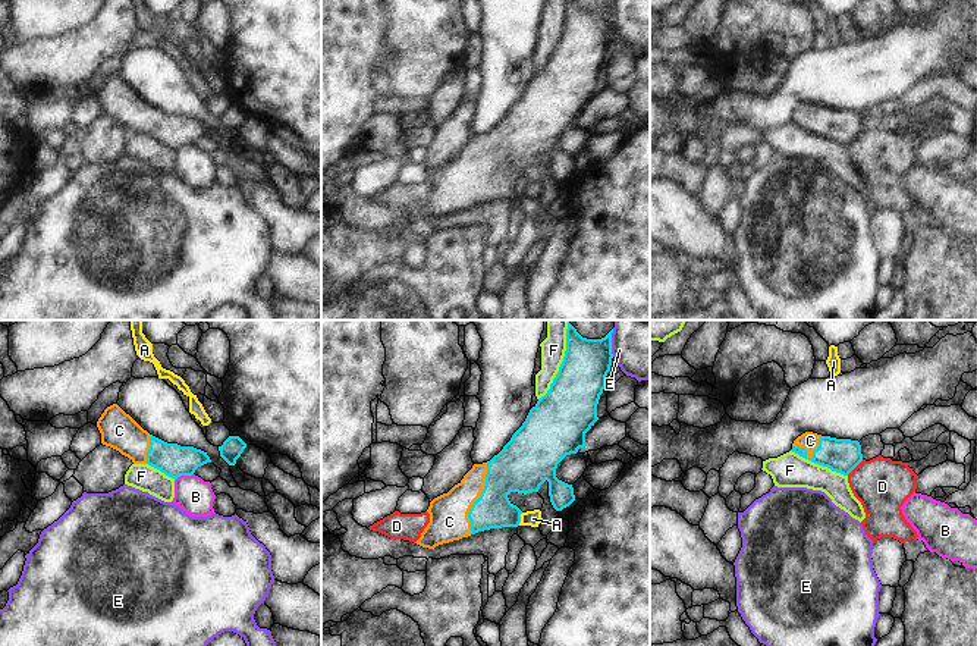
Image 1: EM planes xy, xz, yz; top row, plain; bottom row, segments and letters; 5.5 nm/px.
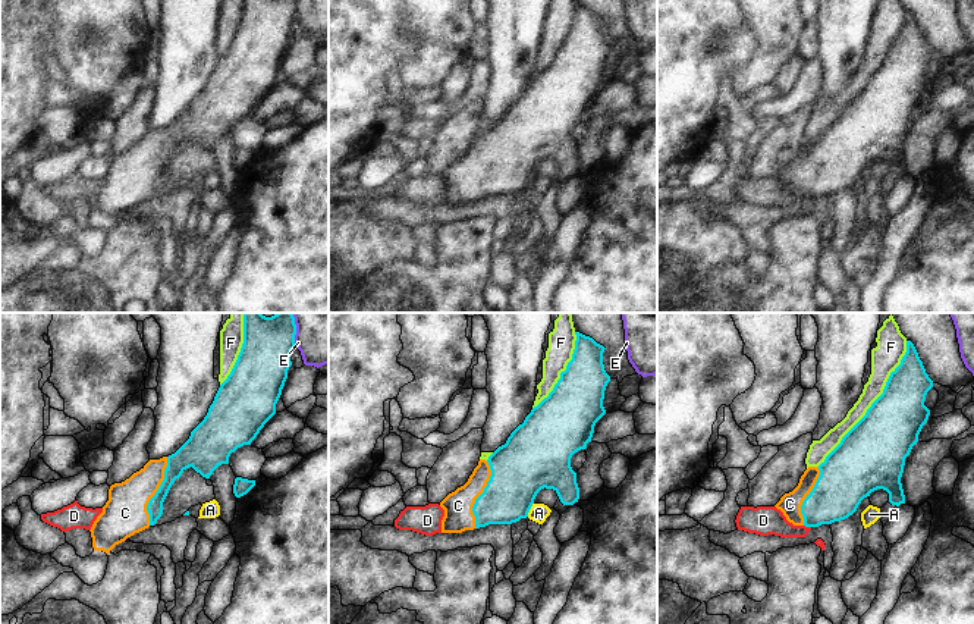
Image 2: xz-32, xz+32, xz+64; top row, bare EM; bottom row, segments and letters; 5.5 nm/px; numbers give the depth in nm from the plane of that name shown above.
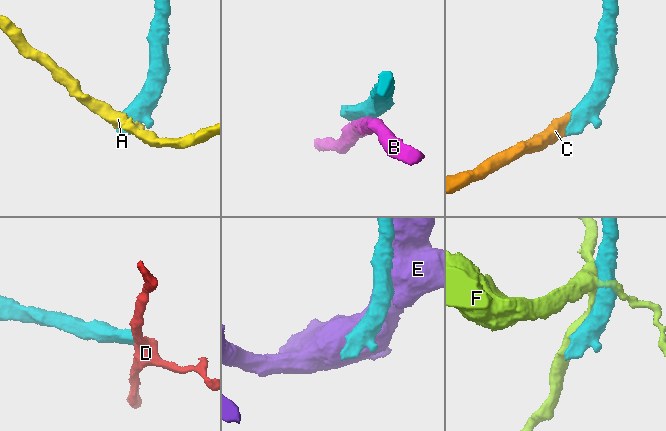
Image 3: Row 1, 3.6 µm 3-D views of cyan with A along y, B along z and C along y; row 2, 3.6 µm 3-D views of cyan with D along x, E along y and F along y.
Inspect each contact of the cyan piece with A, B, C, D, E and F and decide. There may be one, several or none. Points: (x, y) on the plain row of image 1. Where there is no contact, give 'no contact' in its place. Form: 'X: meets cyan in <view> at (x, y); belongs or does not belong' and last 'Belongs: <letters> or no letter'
A: meets cyan in xz at (520, 190); does not belong
B: meets cyan in xy at (184, 146); does not belong
C: meets cyan in xz at (478, 169); belongs
D: meets cyan in yz at (854, 138); does not belong
E: meets cyan in xz at (610, 13); does not belong
F: meets cyan in xz at (561, 35); does not belong
Belongs: C

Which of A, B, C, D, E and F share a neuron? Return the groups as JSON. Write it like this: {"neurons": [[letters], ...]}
{"neurons": [["A"], ["B"], ["C"], ["D"], ["E"], ["F"]]}

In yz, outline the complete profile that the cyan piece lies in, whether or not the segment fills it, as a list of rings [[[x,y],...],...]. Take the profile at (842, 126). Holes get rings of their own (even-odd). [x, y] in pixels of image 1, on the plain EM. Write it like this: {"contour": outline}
{"contour": [[[805,103],[798,107],[791,122],[844,147],[848,147],[863,132],[858,112],[836,110],[813,103]]]}

